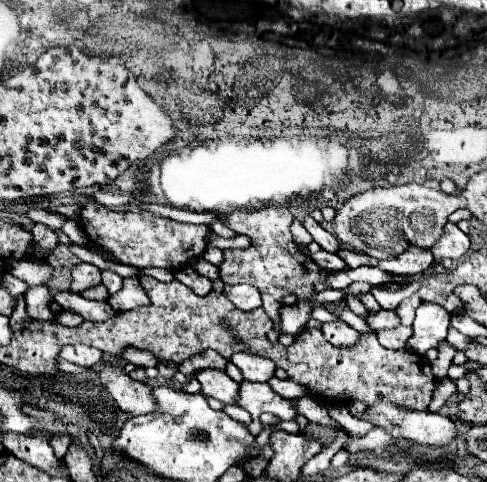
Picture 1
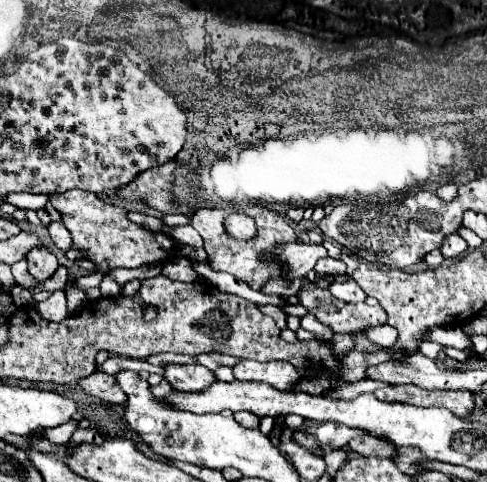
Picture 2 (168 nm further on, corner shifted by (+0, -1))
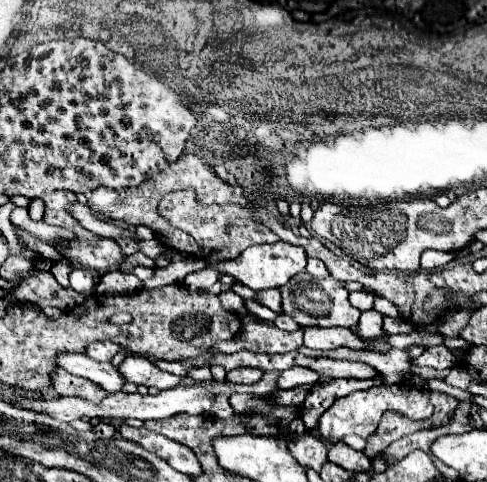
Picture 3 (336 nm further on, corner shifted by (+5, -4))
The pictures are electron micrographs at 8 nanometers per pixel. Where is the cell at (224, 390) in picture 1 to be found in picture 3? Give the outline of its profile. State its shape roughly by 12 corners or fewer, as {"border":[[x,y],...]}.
{"border":[[126,356],[118,370],[128,382],[158,390],[184,384],[142,356]]}

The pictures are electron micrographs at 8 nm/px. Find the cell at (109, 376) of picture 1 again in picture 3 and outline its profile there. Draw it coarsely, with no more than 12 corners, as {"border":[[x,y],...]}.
{"border":[[52,372],[60,396],[80,396],[96,404],[108,396],[86,378]]}

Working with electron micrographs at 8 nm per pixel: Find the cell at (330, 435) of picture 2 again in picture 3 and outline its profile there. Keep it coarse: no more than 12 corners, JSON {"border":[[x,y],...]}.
{"border":[[374,386],[338,398],[318,420],[326,444],[368,438],[384,410],[430,418],[428,390]]}

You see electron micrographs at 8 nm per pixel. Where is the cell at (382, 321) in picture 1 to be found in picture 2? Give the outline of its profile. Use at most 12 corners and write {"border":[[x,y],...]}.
{"border":[[301,289],[309,315],[335,333],[385,323],[381,305],[347,303],[327,289]]}

